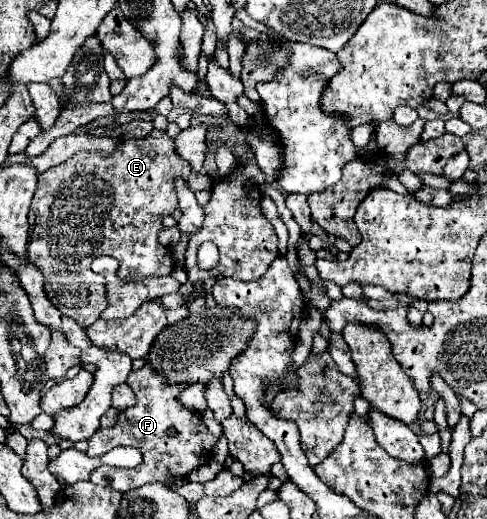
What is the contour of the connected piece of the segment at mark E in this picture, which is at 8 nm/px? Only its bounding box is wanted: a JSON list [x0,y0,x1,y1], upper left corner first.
[28,130,212,328]

